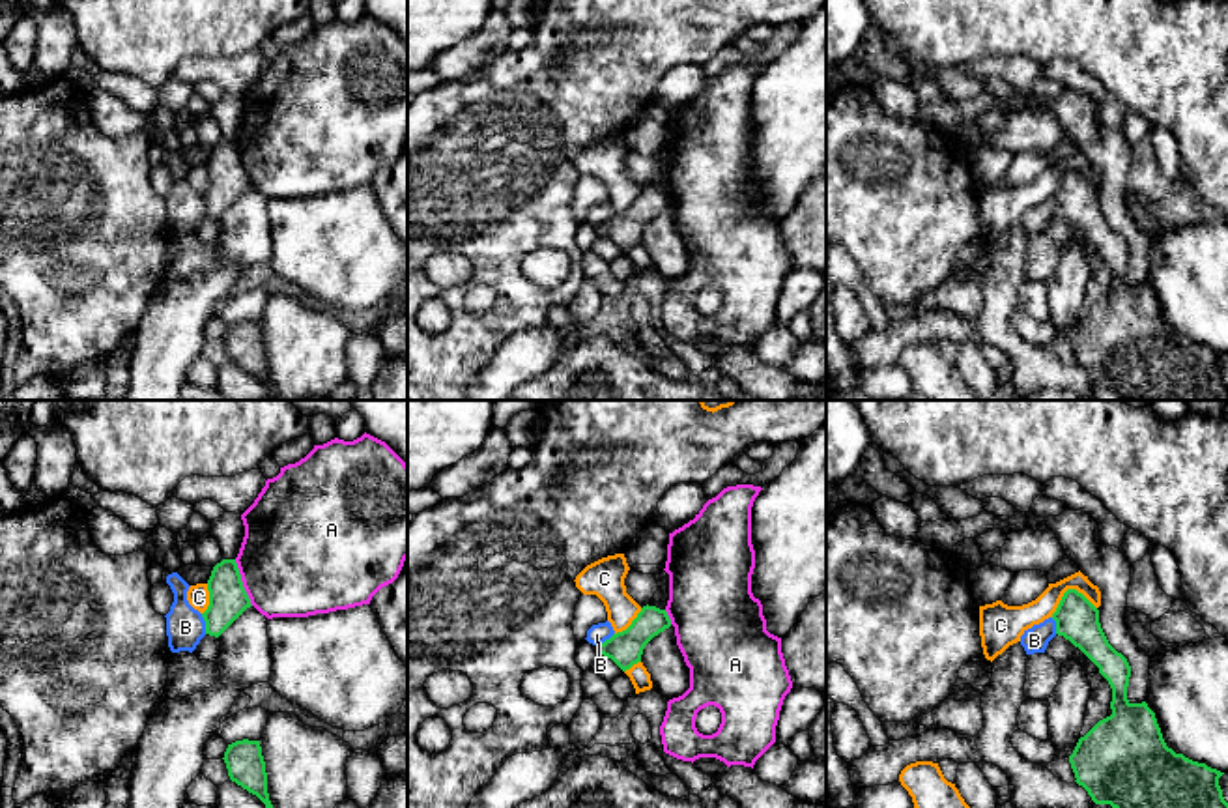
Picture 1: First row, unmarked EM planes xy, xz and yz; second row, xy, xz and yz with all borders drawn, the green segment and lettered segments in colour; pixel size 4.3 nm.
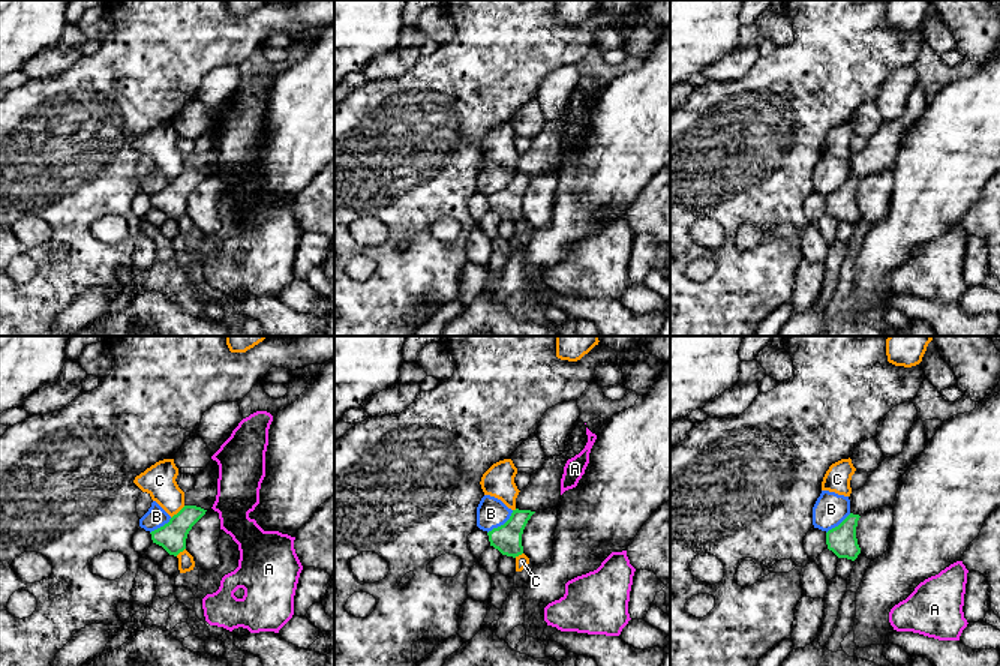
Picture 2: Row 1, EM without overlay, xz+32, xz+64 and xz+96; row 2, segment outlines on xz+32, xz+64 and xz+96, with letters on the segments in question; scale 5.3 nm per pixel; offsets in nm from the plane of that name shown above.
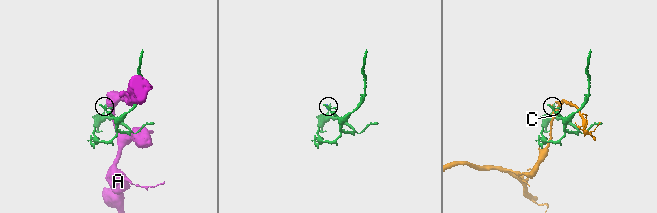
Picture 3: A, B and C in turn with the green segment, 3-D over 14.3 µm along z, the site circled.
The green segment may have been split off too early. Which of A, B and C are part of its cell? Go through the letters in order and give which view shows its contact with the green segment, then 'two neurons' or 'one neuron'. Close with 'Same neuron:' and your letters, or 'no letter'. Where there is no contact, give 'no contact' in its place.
A: meets green in xy; two neurons
B: meets green in xy; two neurons
C: meets green in yz; two neurons
Same neuron: no letter

